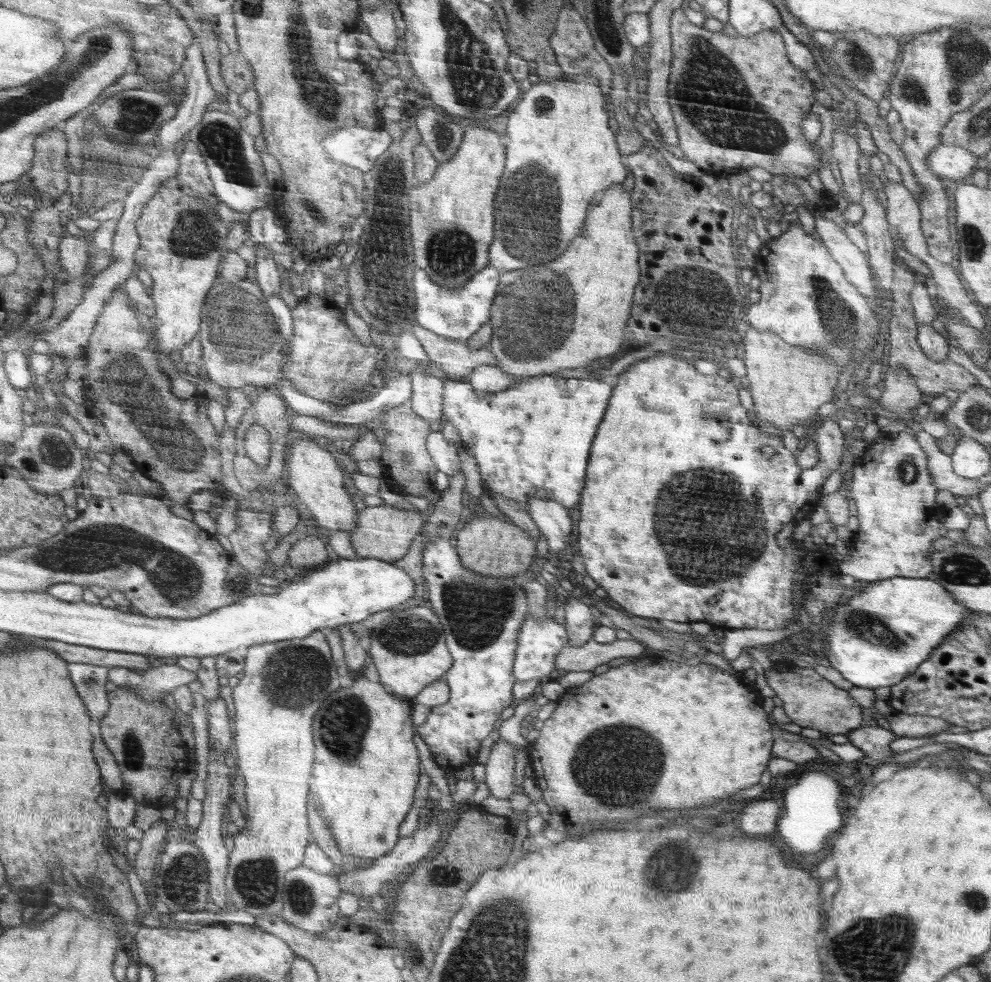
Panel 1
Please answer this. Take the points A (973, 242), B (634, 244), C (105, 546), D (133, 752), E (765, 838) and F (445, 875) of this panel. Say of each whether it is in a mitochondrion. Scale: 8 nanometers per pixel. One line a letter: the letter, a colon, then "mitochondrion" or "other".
A: mitochondrion
B: other
C: mitochondrion
D: mitochondrion
E: other
F: mitochondrion

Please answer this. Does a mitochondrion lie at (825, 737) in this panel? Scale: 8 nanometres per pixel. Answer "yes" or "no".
no

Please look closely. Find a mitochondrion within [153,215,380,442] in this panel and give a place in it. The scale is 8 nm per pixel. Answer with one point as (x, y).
(240, 308)

